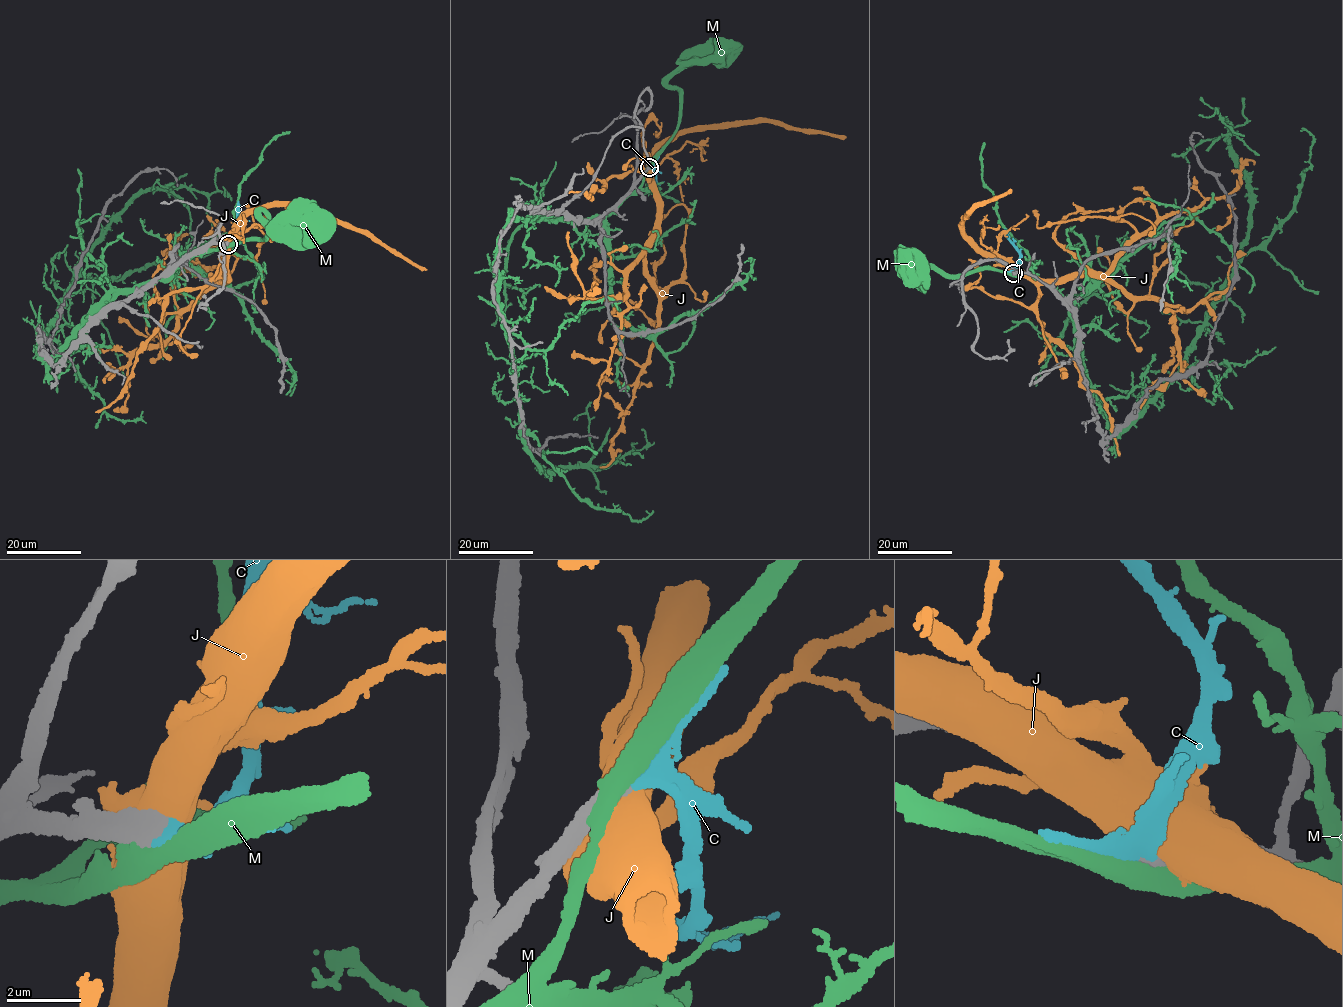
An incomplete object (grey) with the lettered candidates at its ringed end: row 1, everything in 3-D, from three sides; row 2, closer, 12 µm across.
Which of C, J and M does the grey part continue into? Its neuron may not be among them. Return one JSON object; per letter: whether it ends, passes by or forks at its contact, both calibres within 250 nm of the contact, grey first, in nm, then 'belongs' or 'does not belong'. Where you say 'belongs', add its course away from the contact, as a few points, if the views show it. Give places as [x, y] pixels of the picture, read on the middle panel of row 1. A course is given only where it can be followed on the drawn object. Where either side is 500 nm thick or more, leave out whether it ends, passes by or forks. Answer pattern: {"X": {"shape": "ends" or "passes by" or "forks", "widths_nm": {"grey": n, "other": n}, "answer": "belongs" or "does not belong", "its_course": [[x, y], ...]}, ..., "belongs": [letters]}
{"C": {"widths_nm": {"grey": 550, "other": 600}, "answer": "belongs", "its_course": [[649, 167], [652, 168], [655, 179], [654, 184], [648, 185]]}, "J": {"widths_nm": {"grey": 700, "other": 750}, "answer": "does not belong"}, "M": {"widths_nm": {"grey": 700, "other": 500}, "answer": "does not belong"}, "belongs": ["C"]}

